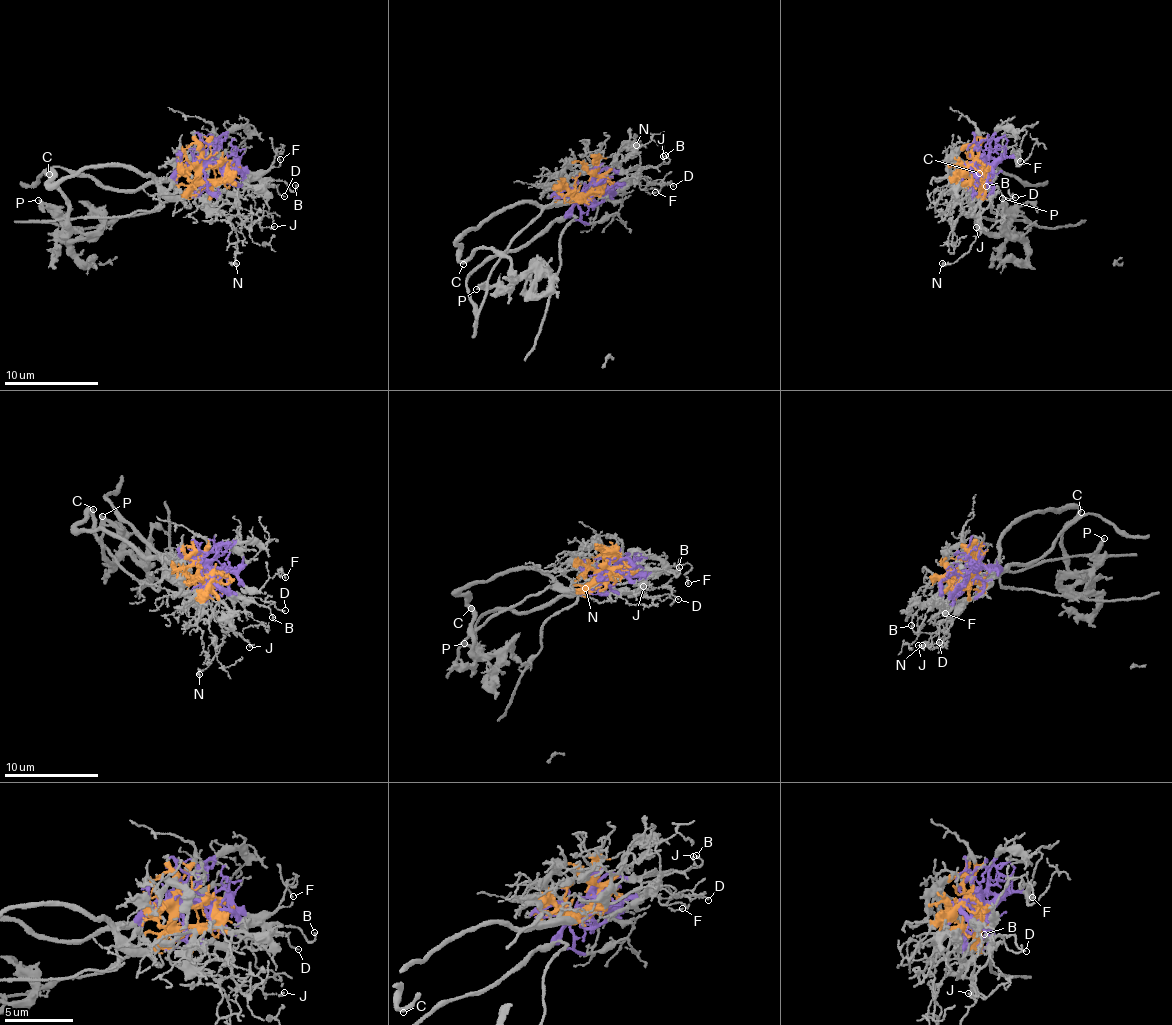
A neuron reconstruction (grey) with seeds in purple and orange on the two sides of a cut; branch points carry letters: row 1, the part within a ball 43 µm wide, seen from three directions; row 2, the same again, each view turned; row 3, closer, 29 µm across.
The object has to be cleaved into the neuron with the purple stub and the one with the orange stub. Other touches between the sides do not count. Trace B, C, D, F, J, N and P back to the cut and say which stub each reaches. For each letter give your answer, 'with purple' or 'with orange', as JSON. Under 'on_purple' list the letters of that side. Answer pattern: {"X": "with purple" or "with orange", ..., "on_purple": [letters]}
{"B": "with purple", "C": "with orange", "D": "with purple", "F": "with purple", "J": "with purple", "N": "with orange", "P": "with orange", "on_purple": ["B", "D", "F", "J"]}

